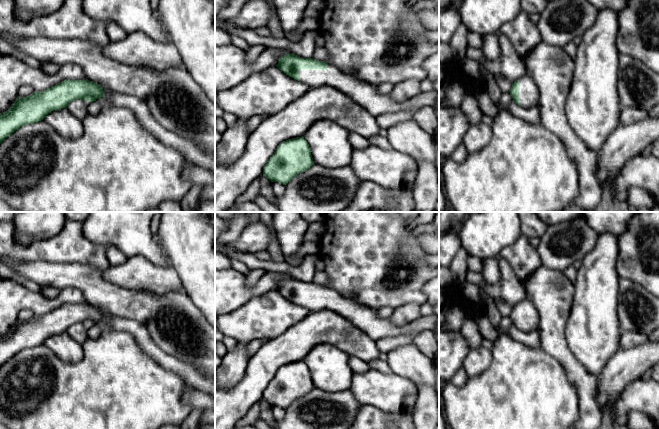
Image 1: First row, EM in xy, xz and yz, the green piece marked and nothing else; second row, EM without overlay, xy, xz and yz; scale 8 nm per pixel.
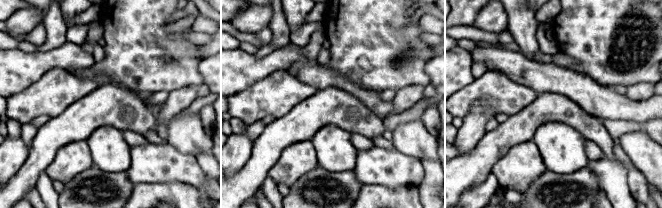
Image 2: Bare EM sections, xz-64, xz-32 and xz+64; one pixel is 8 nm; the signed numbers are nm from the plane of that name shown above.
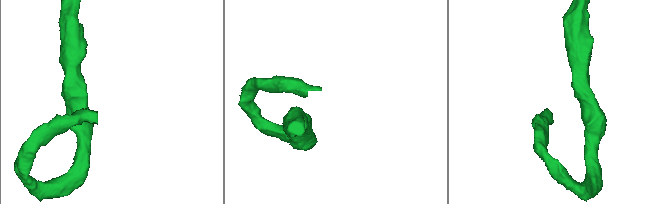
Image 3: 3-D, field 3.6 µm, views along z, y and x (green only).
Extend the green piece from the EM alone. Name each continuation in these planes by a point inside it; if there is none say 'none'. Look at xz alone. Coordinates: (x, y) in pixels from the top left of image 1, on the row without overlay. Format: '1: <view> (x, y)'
1: xz (366, 319)

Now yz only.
1: yz (529, 319)

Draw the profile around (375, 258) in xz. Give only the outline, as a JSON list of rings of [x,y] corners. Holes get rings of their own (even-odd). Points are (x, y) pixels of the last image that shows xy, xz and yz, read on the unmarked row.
[[[326,212],[325,222],[326,230],[319,240],[319,256],[325,263],[324,271],[329,277],[328,288],[374,310],[427,302],[423,286],[439,273],[439,268],[424,259],[429,253],[420,245],[419,239],[424,233],[414,232],[415,223],[410,224],[399,212]]]

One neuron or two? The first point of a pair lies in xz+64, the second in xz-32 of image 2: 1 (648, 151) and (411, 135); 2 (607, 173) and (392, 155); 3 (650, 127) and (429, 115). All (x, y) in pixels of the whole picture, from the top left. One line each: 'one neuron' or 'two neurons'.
1: one neuron
2: one neuron
3: one neuron

